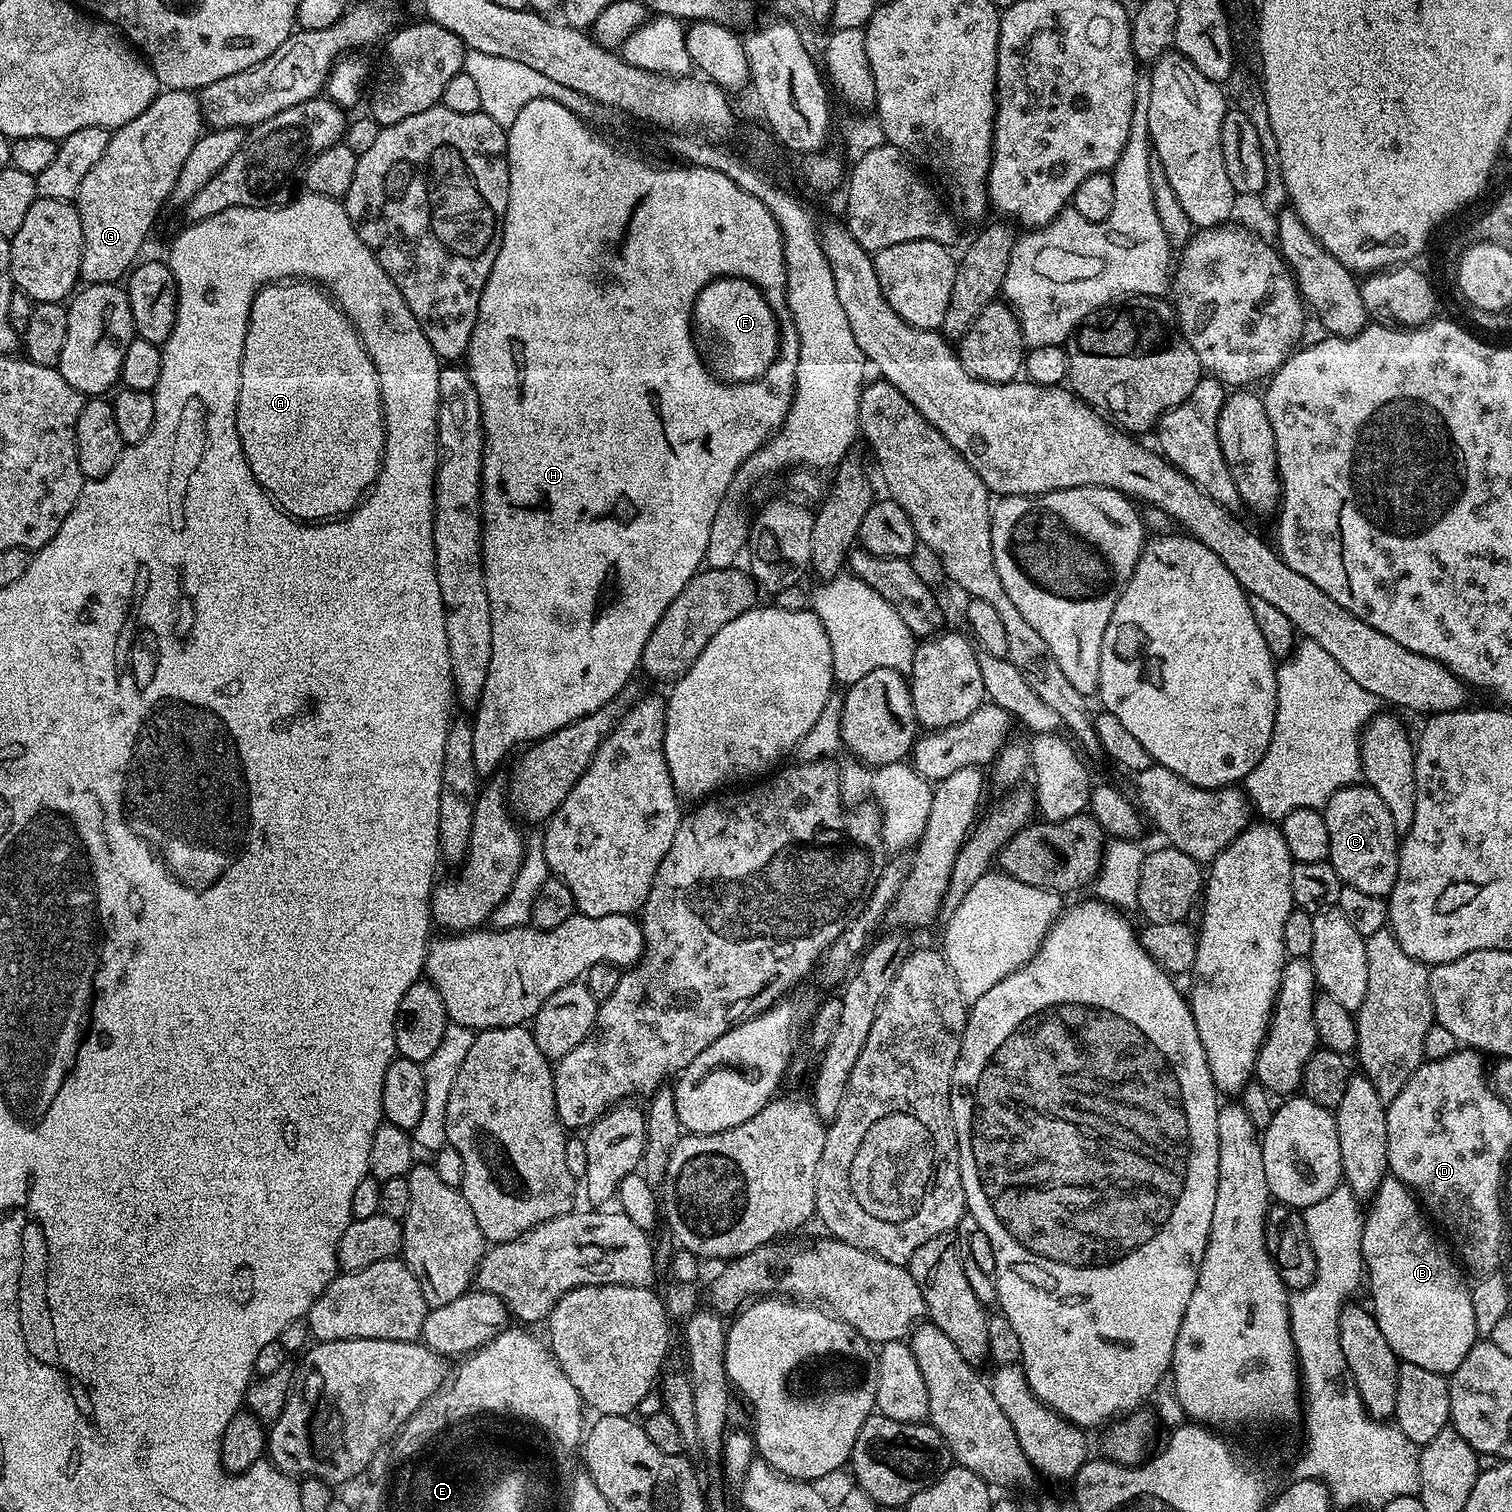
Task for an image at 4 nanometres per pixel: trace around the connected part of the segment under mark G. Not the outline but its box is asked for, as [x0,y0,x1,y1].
[75,90,205,285]

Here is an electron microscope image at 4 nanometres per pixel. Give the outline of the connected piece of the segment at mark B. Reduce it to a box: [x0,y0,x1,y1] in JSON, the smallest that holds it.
[1360,1174,1478,1376]

